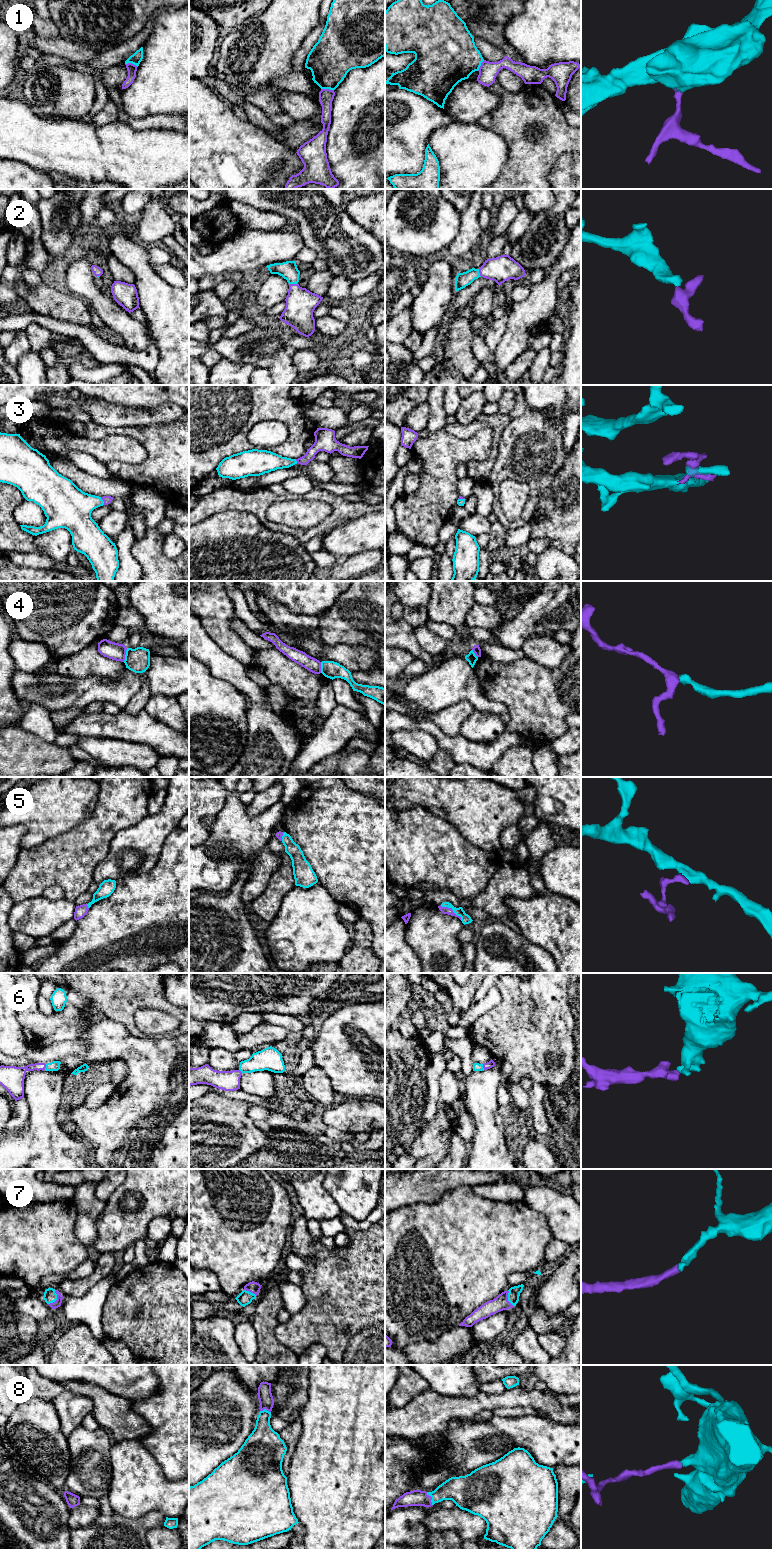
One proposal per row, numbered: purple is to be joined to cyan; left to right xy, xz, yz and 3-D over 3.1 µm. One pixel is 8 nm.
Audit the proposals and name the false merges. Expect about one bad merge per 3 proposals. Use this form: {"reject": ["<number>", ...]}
{"reject": ["1", "4"]}

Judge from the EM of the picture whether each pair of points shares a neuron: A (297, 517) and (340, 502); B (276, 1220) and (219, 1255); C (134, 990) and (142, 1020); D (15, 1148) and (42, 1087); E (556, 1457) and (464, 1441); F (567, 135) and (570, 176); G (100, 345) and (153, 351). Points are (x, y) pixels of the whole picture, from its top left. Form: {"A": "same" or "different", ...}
{"A": "different", "B": "same", "C": "different", "D": "same", "E": "same", "F": "different", "G": "same"}

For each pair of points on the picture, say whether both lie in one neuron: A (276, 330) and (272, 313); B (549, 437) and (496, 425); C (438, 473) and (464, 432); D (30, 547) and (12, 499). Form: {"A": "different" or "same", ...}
{"A": "different", "B": "different", "C": "different", "D": "same"}

